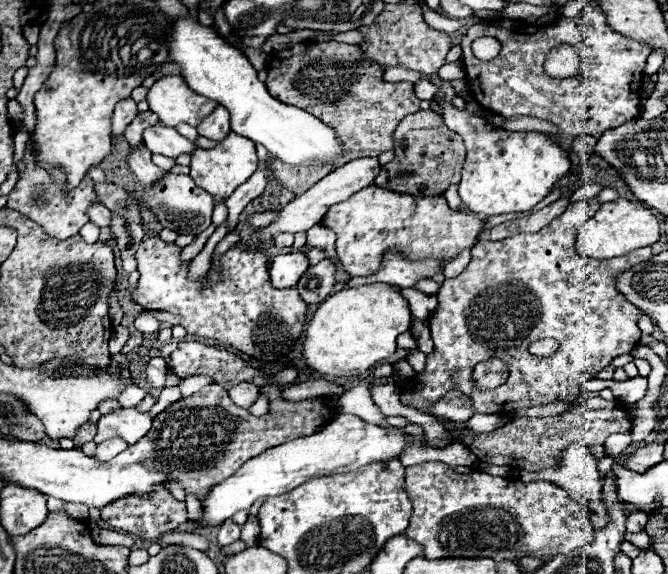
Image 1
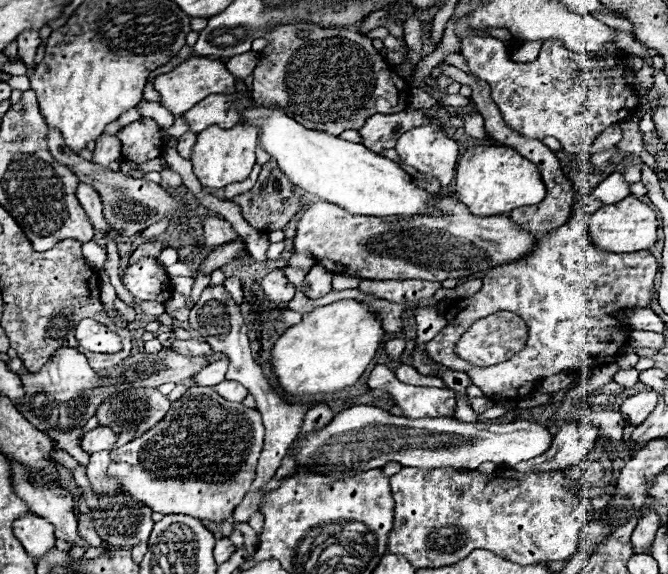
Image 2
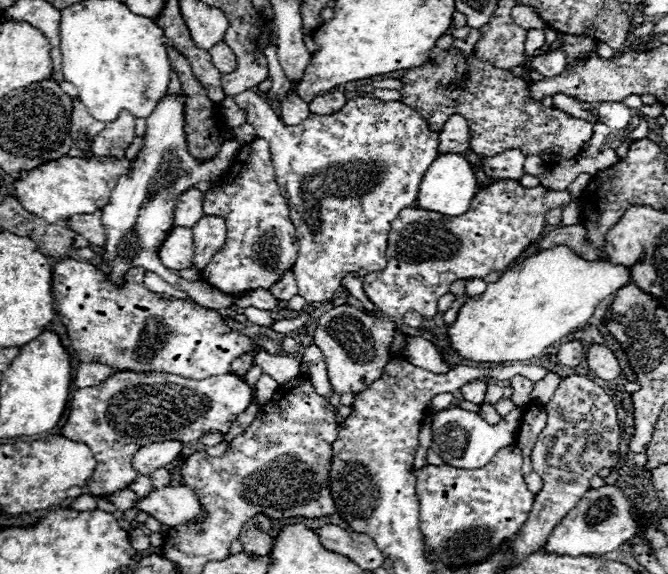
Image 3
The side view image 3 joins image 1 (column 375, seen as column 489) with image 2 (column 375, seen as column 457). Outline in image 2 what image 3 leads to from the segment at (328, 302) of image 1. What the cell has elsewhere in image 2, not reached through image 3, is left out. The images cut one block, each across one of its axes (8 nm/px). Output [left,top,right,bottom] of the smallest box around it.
[268,300,384,402]

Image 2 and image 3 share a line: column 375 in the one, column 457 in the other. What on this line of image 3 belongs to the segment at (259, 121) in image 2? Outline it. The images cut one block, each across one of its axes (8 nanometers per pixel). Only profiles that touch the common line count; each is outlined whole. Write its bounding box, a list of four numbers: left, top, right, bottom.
[418,154,478,216]

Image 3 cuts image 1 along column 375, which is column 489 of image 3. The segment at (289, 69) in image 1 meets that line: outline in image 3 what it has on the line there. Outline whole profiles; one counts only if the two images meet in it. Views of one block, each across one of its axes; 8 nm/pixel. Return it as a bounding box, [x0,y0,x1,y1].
[400,34,592,166]

